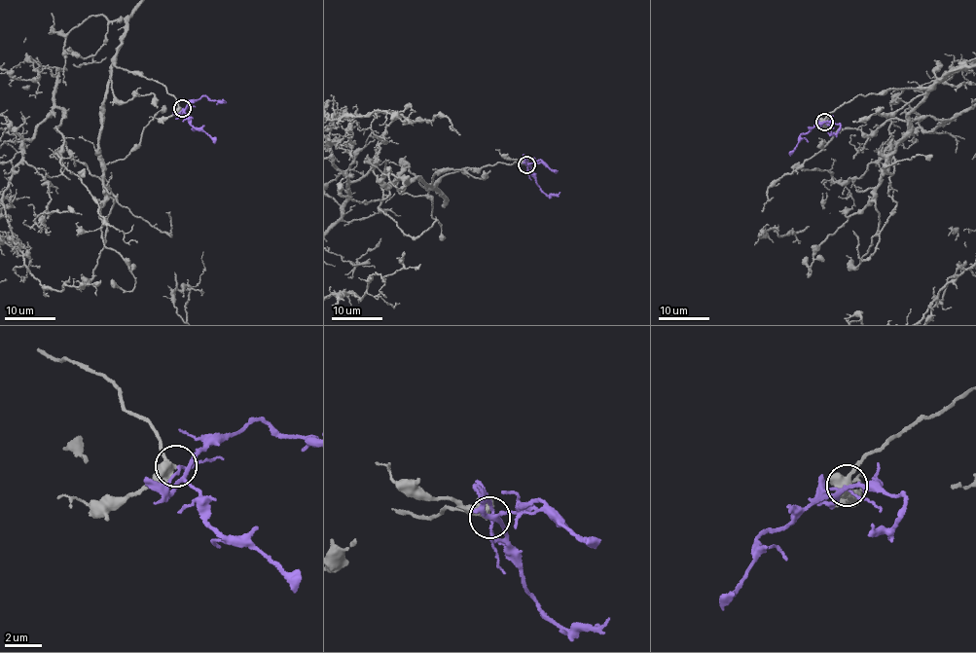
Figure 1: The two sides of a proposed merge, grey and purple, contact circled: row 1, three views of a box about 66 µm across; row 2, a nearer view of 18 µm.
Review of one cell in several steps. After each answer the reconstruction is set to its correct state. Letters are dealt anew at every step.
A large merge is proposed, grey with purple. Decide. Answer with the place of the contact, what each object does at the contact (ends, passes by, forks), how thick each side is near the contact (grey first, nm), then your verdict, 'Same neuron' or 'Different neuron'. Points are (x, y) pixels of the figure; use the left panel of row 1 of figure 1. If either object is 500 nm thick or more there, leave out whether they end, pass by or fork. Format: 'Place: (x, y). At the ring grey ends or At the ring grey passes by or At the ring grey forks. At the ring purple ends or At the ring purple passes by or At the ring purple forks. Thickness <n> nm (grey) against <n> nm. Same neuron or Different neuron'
Place: (182, 108). At the ring grey forks. At the ring purple forks. Thickness 360 nm (grey) against 130 nm. Different neuron

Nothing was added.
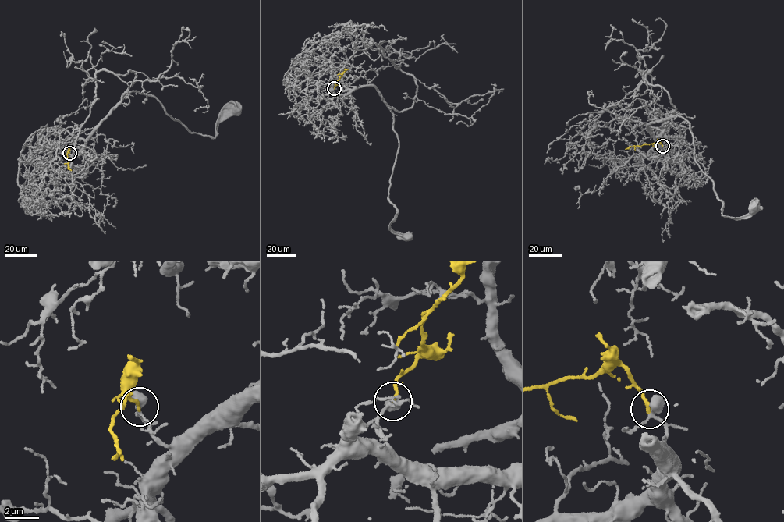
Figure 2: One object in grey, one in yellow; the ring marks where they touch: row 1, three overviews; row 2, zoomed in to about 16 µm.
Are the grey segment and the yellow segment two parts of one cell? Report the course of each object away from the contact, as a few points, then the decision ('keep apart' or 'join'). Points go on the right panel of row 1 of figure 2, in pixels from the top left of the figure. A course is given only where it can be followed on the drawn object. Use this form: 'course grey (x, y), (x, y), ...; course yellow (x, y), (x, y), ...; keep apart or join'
course grey (662, 145), (663, 151), (647, 126), (684, 118), (694, 158), (712, 181), (722, 215), (750, 216), (755, 209); course yellow (662, 146), (658, 141), (625, 149); join

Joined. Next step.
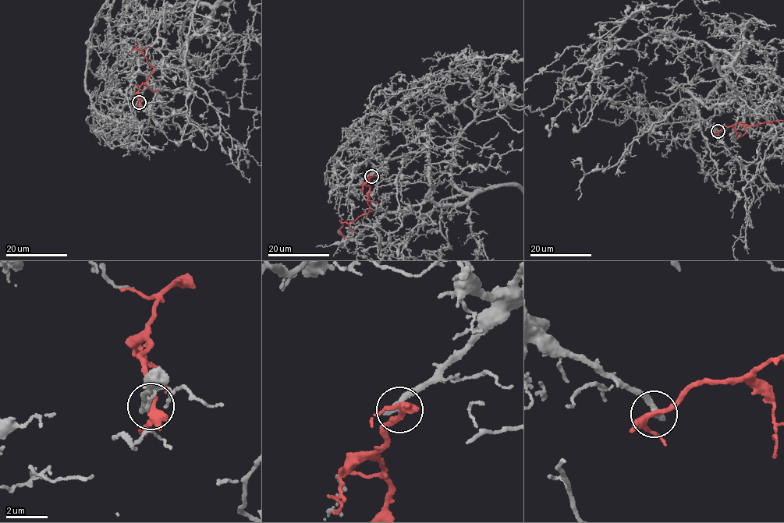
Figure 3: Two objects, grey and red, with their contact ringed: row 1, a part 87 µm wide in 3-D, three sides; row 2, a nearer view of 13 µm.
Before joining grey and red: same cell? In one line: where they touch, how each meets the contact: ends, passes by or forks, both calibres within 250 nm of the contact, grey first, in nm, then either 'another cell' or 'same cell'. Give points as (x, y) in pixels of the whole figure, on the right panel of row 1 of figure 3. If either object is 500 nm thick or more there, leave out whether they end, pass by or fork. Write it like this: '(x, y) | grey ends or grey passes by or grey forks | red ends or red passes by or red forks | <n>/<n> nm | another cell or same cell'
(718, 131) | grey ends | red forks | 380/280 nm | another cell

